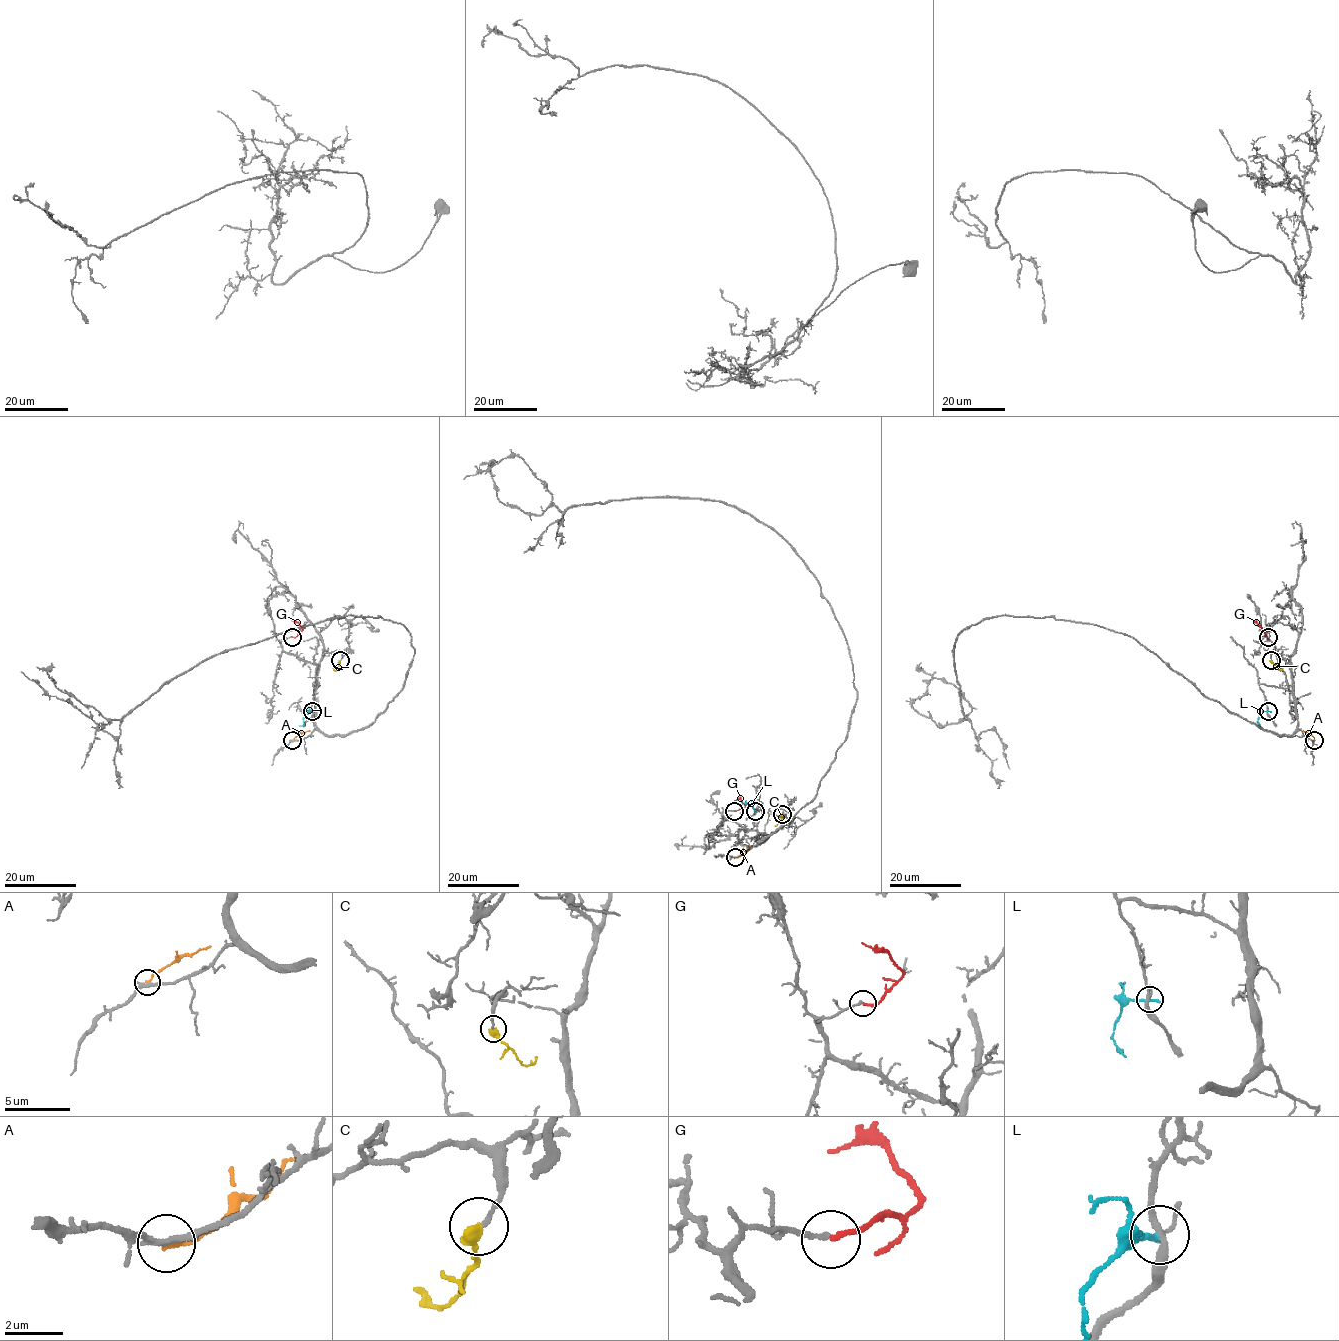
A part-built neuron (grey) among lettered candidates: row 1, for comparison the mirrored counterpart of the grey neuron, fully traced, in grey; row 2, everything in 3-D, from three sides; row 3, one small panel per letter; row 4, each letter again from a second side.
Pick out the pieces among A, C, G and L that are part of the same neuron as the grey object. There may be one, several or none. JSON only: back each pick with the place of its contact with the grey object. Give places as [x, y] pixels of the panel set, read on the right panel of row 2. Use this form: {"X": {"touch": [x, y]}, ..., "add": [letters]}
{"C": {"touch": [1271, 660]}, "G": {"touch": [1268, 637]}, "add": ["C", "G"]}

